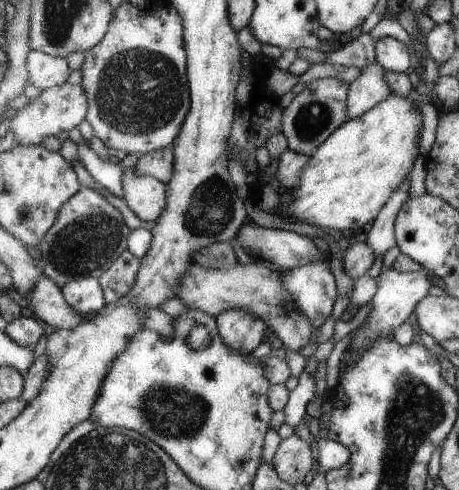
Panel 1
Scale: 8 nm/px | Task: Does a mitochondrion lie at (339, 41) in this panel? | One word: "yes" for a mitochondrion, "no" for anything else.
no

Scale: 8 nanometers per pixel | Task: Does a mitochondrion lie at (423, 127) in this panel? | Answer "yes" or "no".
no

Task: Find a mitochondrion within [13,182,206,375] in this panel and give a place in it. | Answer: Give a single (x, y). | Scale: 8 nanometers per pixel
(84, 243)

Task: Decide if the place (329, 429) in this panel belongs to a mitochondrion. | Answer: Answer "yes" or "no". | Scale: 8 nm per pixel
no

